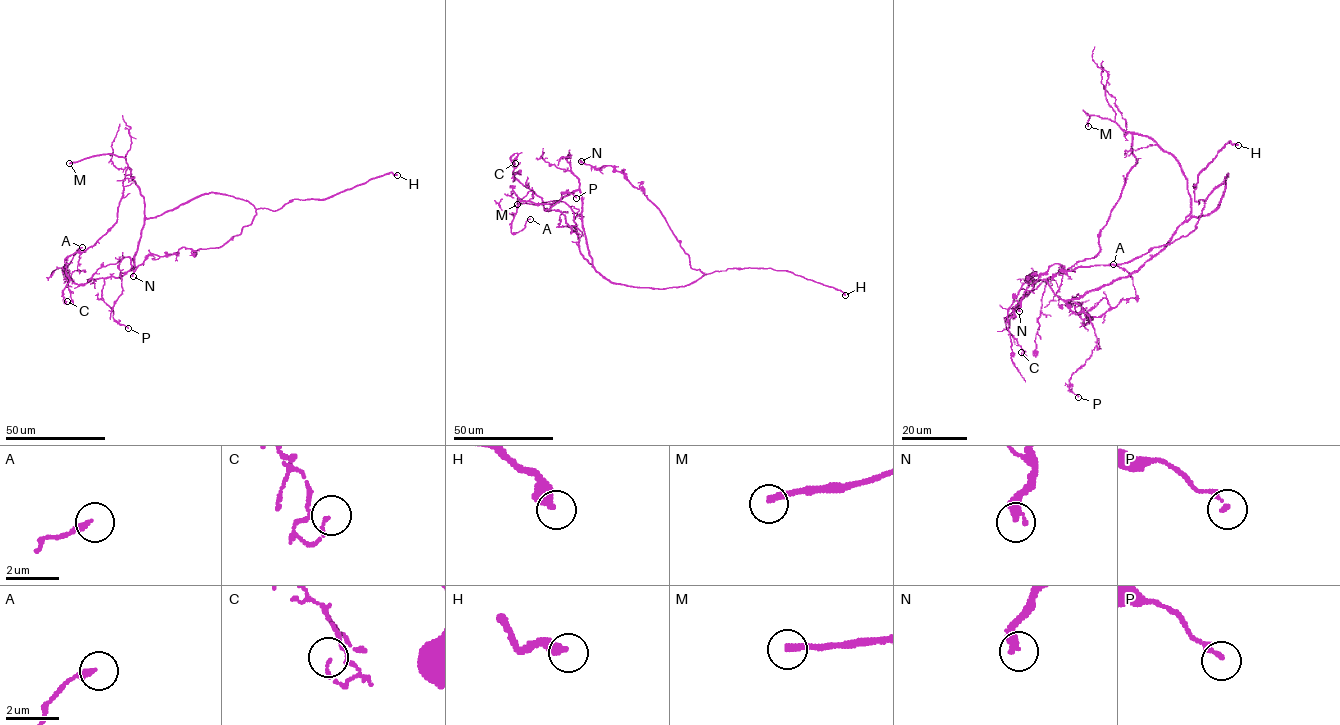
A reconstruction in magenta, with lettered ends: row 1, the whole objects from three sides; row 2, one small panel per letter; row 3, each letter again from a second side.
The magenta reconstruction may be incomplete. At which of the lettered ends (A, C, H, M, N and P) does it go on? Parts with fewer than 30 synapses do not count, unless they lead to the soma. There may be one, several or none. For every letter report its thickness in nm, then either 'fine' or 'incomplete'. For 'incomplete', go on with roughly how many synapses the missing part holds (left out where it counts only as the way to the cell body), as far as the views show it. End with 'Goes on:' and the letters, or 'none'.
A: calibre 220 nm; fine
C: calibre 100 nm; fine
H: calibre 400 nm; incomplete; 150 synapses
M: calibre 240 nm; incomplete
N: calibre 360 nm; incomplete; 90 synapses
P: calibre 180 nm; fine
Goes on: H, M, N

